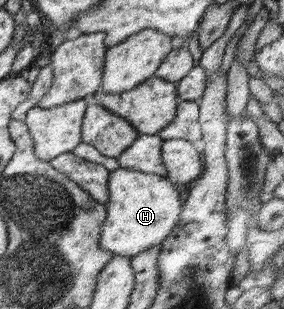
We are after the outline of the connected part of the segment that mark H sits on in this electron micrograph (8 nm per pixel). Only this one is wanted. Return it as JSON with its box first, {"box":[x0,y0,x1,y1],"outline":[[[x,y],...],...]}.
{"box":[99,167,184,259],"outline":[[[120,167],[109,172],[107,189],[107,213],[99,236],[99,245],[106,252],[131,259],[160,245],[176,228],[184,194],[172,181],[152,173]]]}

